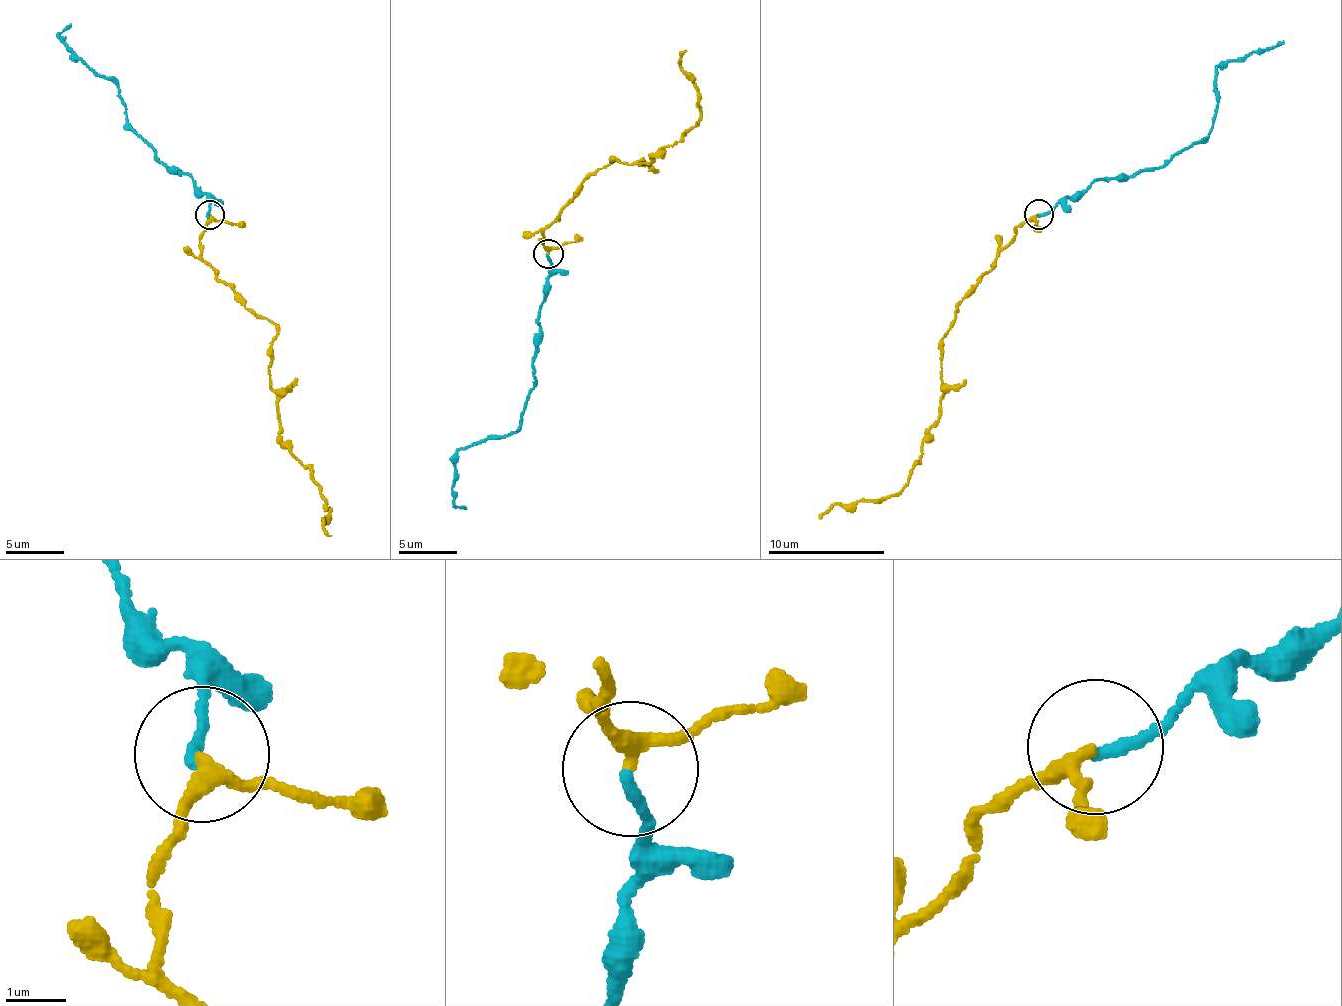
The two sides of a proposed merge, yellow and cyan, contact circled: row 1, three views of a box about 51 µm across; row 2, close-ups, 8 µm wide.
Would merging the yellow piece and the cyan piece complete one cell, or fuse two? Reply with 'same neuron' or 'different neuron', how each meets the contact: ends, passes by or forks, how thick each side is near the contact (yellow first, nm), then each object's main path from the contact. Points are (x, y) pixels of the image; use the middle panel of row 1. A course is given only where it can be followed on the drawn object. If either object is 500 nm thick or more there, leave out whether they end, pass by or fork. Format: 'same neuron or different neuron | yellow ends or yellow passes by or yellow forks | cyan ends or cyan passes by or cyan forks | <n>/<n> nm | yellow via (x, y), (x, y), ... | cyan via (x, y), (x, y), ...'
same neuron | yellow passes by | cyan ends | 200/180 nm | yellow via (549, 253), (539, 239), (581, 182), (610, 158), (647, 165), (696, 124), (697, 87), (682, 69), (681, 51) | cyan via (546, 253), (534, 389), (521, 427), (456, 452), (454, 502), (464, 508)

